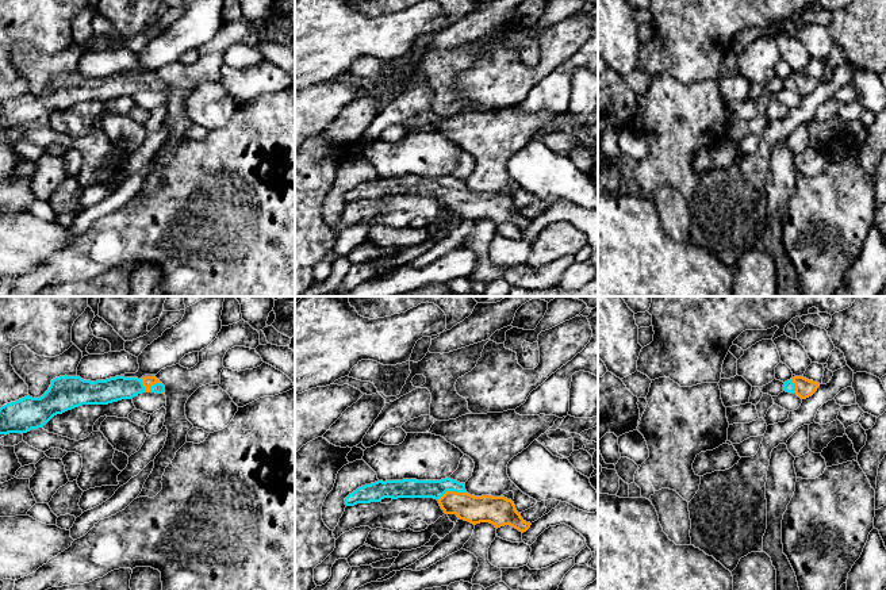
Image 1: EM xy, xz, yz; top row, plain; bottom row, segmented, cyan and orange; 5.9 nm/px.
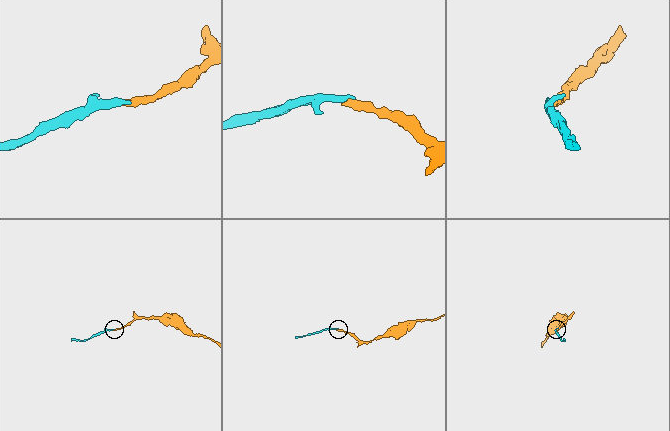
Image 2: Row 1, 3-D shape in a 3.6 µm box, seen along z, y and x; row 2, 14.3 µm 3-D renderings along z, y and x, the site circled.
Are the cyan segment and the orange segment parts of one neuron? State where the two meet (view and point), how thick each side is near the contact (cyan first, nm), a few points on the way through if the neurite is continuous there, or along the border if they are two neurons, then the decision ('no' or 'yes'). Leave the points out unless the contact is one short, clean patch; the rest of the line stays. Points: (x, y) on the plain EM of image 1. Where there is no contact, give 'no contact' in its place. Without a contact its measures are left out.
contact xz (451, 187); calibres 110 and 160 nm; way xz (409, 184), (451, 187), (468, 205), (474, 206); yes

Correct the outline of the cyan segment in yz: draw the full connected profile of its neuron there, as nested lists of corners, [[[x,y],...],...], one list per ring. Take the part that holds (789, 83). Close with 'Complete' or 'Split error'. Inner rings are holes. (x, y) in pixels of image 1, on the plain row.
[[[794,73],[793,76],[785,78],[783,88],[797,91],[801,96],[806,96],[812,93],[817,85],[820,84],[820,80],[809,77],[803,73]]]. Split error

